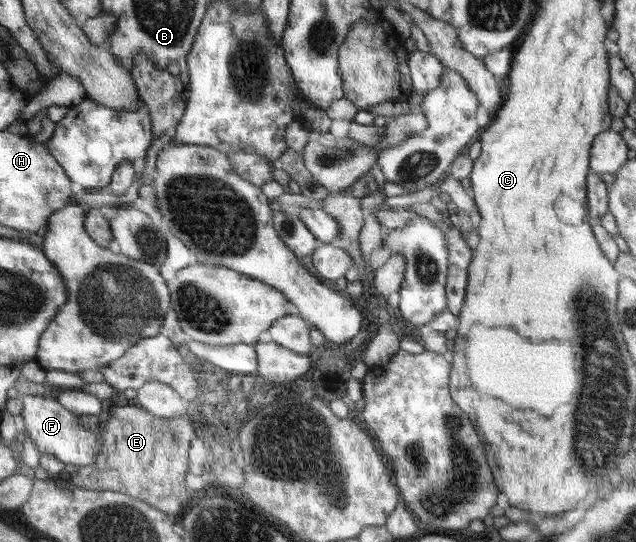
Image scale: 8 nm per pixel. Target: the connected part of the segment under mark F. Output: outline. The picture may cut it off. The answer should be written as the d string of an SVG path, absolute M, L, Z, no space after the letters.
M21 395L22 416L27 426L27 434L40 453L54 455L65 465L88 466L95 464L100 456L101 440L99 434L84 428L80 423L80 417L64 407L54 397Z

